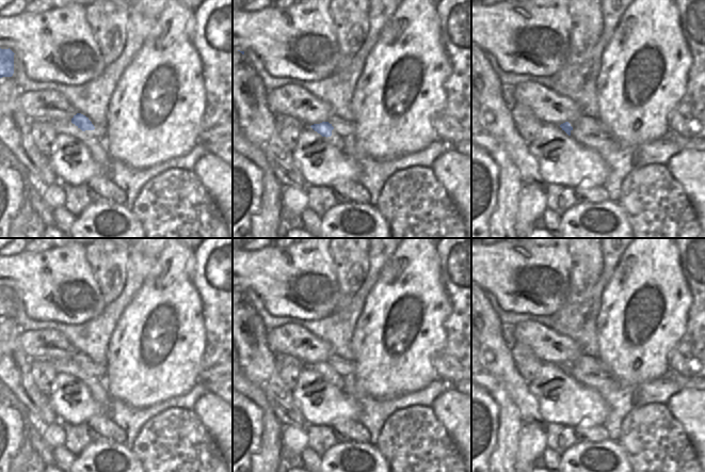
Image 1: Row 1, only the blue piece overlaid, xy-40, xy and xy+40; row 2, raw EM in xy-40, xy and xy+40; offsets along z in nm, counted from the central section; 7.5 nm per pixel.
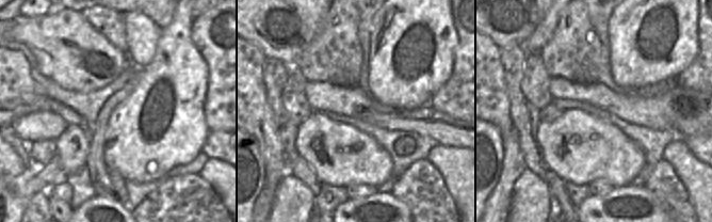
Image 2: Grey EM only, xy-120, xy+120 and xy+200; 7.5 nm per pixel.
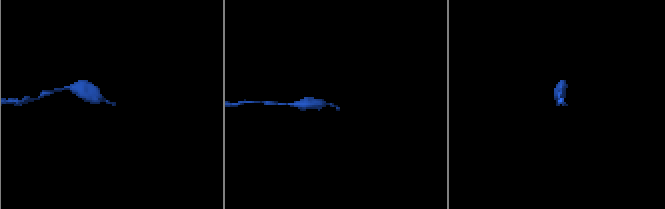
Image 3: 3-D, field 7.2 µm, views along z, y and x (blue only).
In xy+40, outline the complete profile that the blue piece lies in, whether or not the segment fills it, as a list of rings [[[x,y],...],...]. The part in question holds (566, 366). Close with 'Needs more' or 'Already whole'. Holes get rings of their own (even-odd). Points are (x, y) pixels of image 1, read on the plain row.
[[[581,355],[580,357],[570,362],[565,361],[561,363],[560,366],[568,375],[571,375],[572,369],[576,369],[580,374],[595,374],[597,376],[608,376],[607,368],[600,362],[598,357],[589,357],[587,355]]]. Needs more.

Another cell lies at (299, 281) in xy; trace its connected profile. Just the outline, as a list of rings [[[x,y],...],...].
[[[332,238],[295,239],[290,246],[279,248],[273,243],[252,252],[233,246],[233,288],[256,293],[266,311],[273,316],[288,316],[301,320],[320,320],[338,310],[338,283],[336,268],[330,253]]]

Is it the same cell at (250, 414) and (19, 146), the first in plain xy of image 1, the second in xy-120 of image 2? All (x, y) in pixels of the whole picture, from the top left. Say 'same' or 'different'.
different

